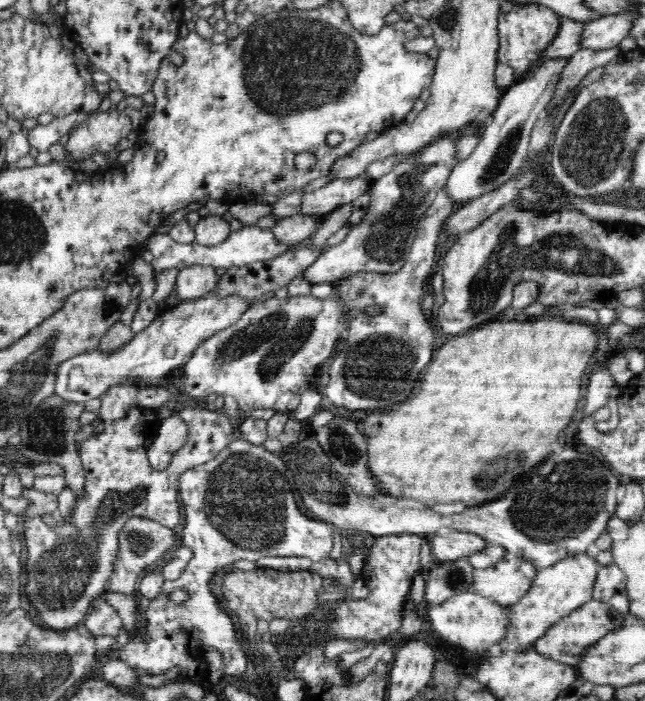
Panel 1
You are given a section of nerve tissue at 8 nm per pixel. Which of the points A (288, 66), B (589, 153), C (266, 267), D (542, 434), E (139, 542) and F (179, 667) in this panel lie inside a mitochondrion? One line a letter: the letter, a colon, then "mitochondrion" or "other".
A: mitochondrion
B: mitochondrion
C: other
D: other
E: mitochondrion
F: other

